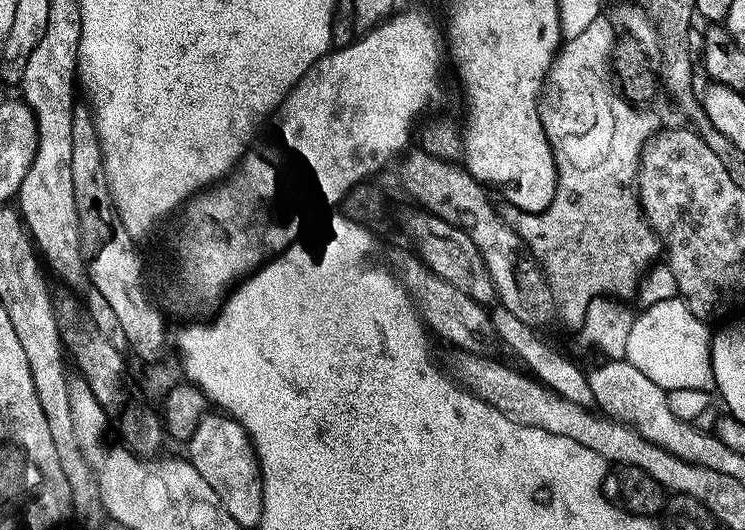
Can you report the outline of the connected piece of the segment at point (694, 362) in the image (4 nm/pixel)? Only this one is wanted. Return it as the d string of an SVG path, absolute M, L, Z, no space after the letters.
M680 298L658 302L640 313L630 326L630 338L626 341L627 360L638 366L638 370L642 370L642 374L646 374L646 378L659 388L711 389L712 346L708 324L696 317Z

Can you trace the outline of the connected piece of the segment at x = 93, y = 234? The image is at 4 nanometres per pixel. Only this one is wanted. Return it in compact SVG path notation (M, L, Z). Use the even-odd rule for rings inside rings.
M87 103L72 105L70 122L70 178L74 185L74 206L78 210L80 238L85 249L89 248L131 248L132 235L122 226L122 218L114 206L112 191L106 178L106 166L102 158L102 142L98 138L92 109Z

